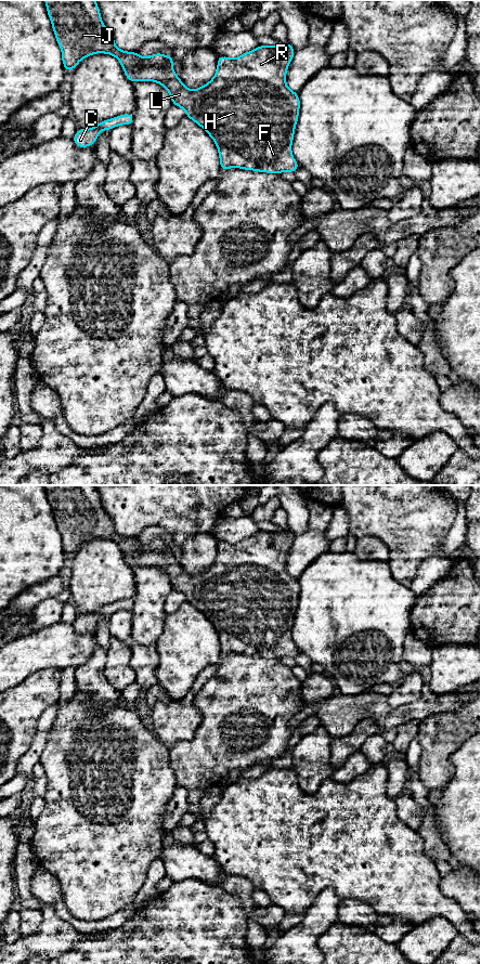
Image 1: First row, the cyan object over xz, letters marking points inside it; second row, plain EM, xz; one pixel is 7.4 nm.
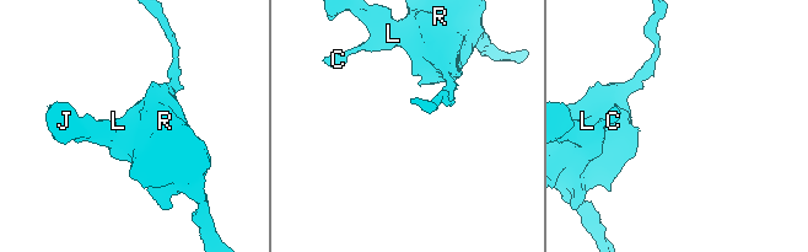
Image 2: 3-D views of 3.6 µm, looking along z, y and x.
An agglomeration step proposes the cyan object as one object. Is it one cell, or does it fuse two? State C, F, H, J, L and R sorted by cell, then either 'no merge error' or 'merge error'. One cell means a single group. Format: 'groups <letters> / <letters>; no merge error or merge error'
groups C F H J L R; no merge error

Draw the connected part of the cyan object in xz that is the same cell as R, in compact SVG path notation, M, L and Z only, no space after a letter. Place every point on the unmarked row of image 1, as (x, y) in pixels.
M44 485L48 500L60 533L65 556L73 556L83 544L94 538L114 540L120 547L130 568L155 566L165 572L172 589L182 592L186 602L200 611L214 626L221 656L242 653L260 657L296 657L299 650L291 639L291 628L299 601L300 585L286 568L286 557L296 535L288 529L259 531L231 544L218 542L214 562L196 575L187 574L173 557L173 543L155 538L142 543L138 537L125 537L115 531L114 522L102 507L94 485Z

